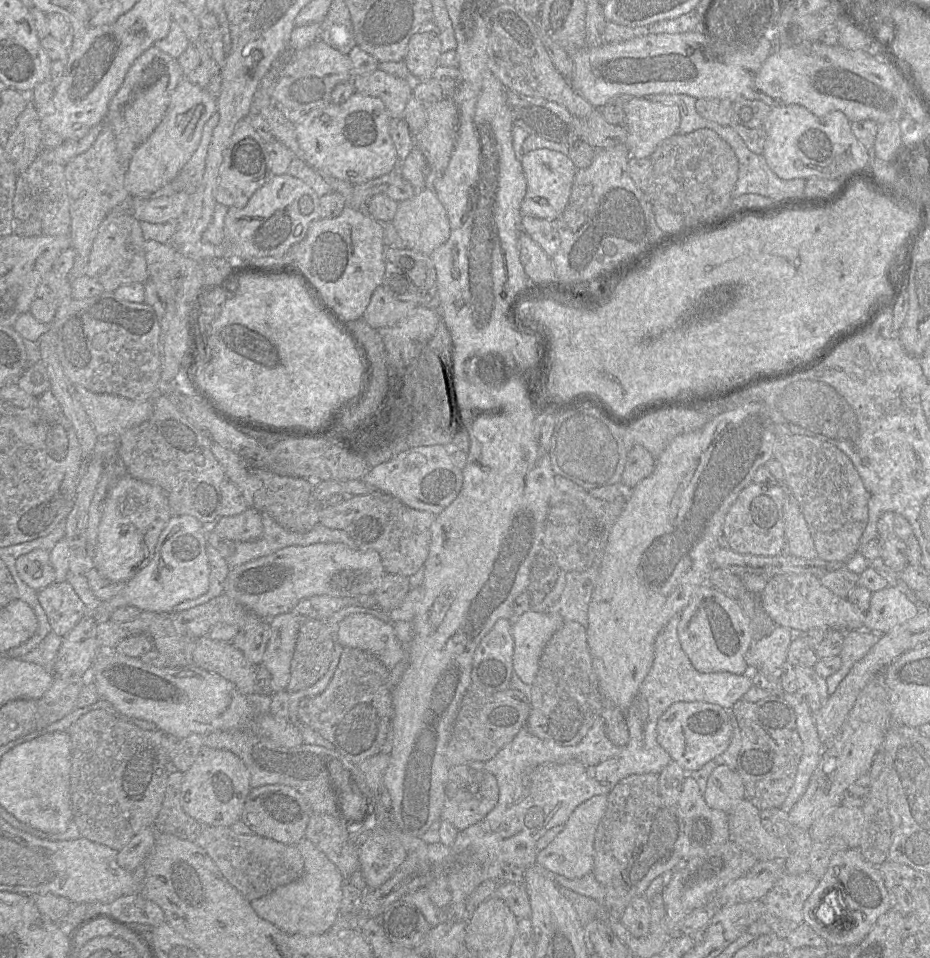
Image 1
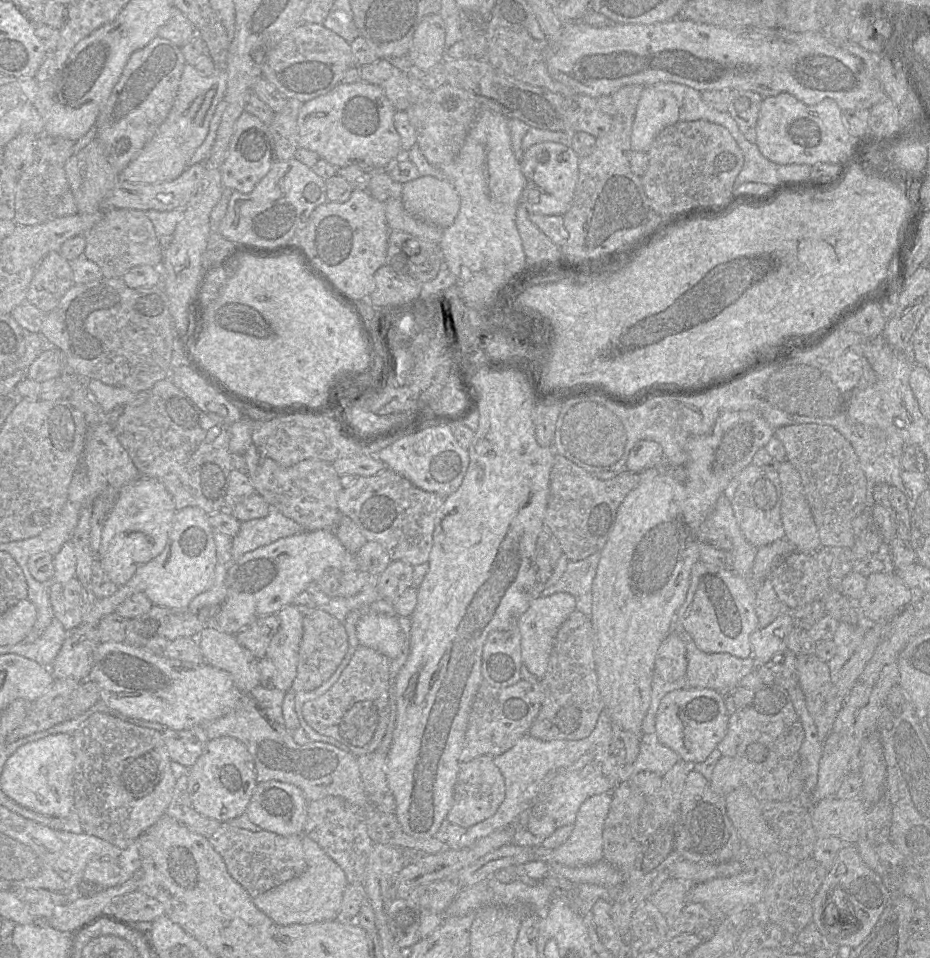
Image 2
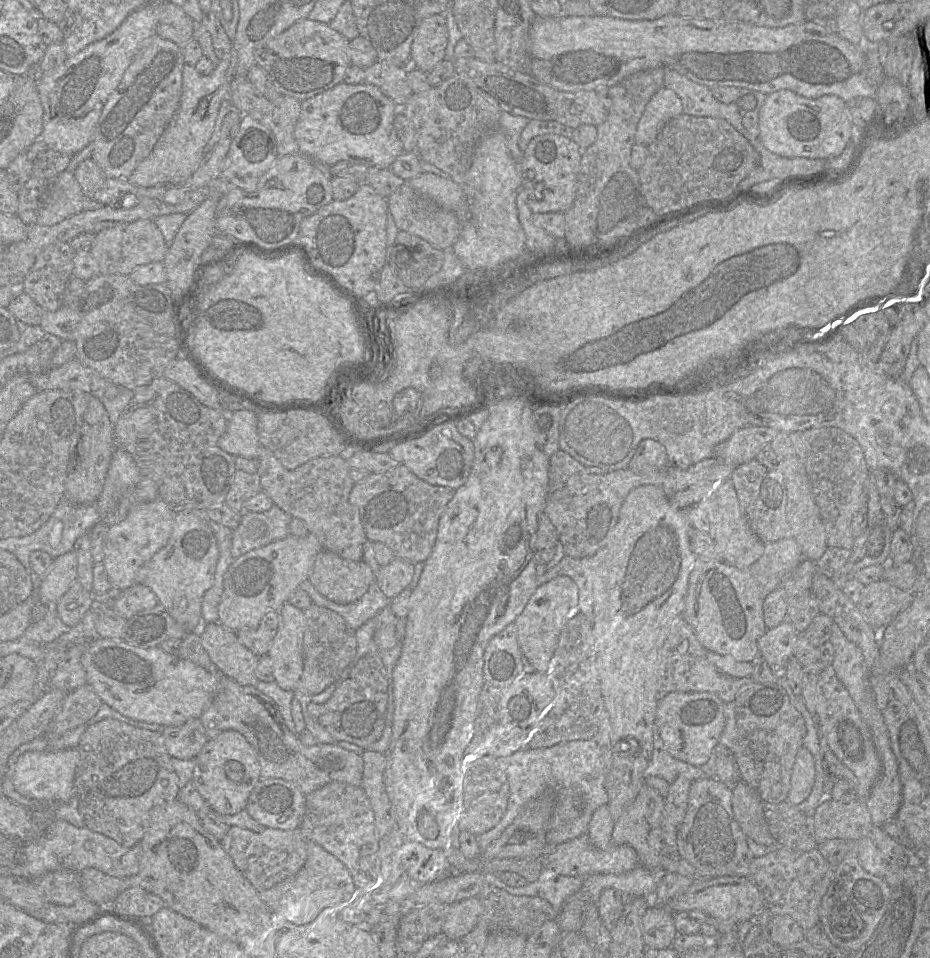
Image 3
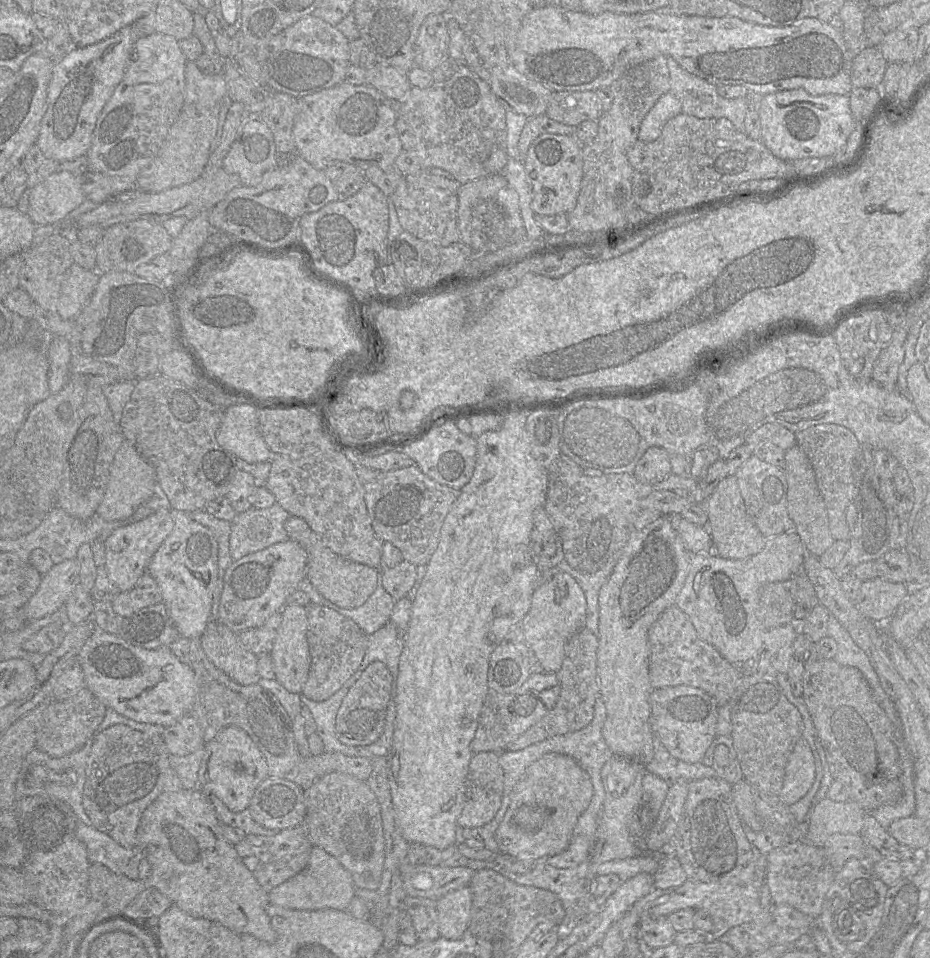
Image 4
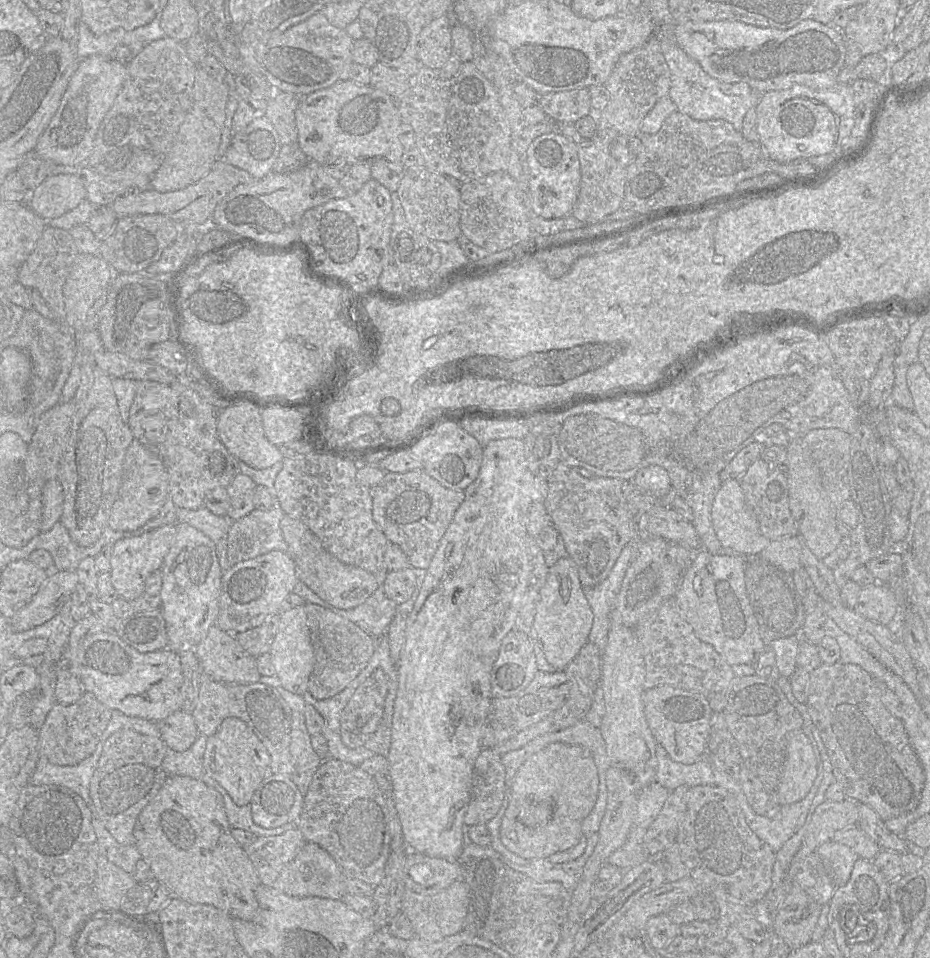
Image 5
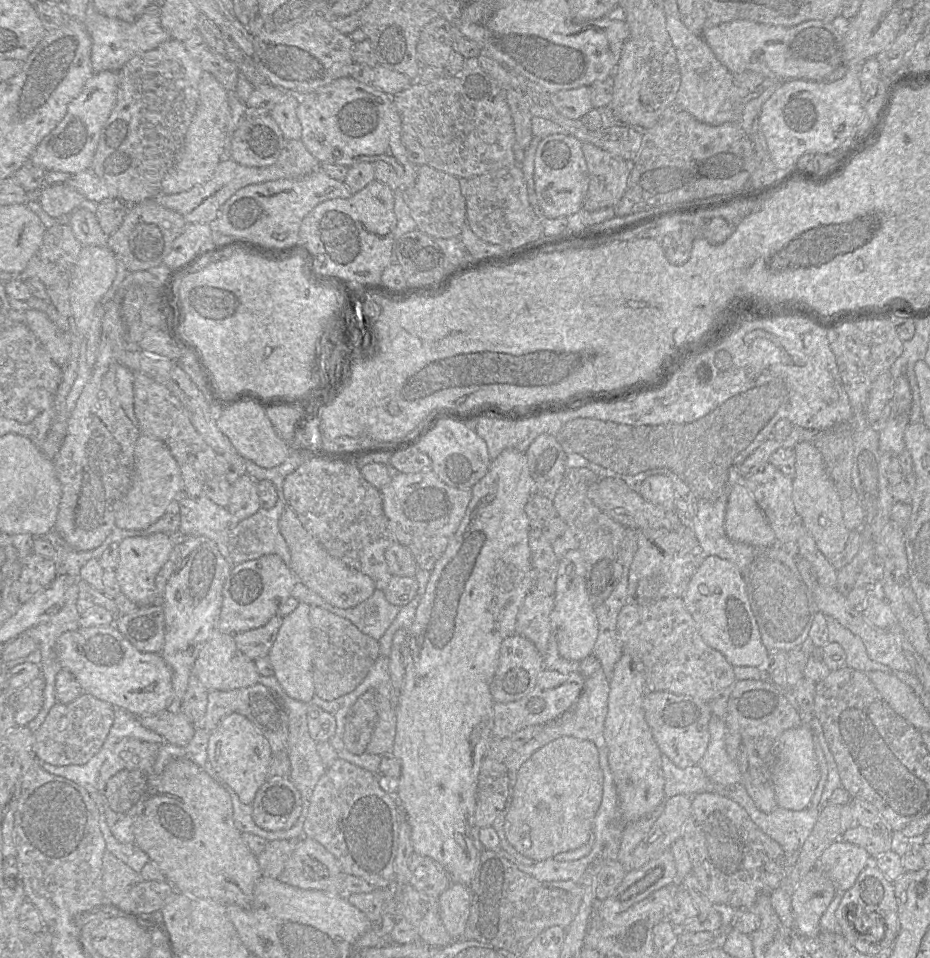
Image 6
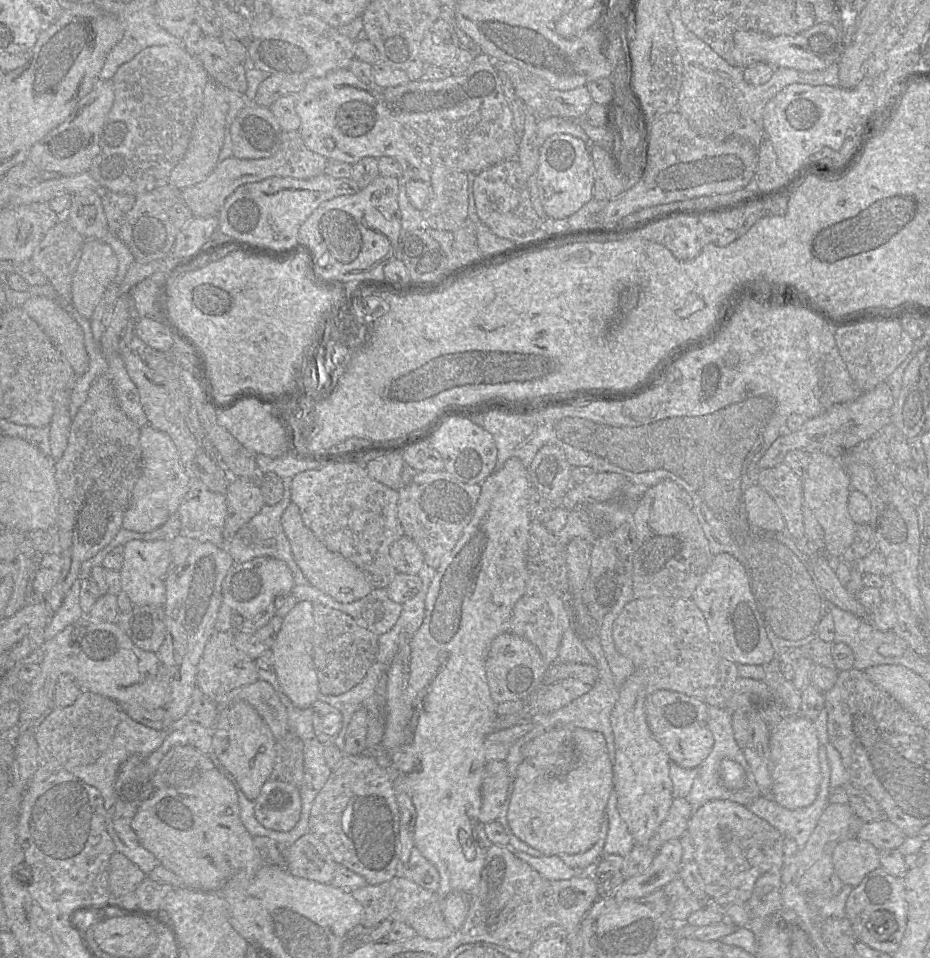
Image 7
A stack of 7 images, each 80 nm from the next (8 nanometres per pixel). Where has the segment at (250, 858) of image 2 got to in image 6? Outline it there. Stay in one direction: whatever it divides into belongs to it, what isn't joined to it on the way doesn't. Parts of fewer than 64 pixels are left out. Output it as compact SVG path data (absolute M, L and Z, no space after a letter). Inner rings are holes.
M300 839L268 841L265 849L257 855L262 876L278 879L299 842Z

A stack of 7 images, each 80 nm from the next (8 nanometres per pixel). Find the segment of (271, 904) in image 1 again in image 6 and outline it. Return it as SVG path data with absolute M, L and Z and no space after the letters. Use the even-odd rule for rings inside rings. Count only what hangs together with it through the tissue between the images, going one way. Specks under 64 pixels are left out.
M303 836L278 879L296 888L340 895L341 874L336 858L320 843Z

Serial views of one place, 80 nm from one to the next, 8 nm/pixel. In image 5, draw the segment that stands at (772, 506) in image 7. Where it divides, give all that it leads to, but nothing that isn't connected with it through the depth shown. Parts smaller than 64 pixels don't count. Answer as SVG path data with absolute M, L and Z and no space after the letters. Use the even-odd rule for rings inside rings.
M738 479L722 482L713 501L711 517L715 534L721 545L737 555L758 556L771 542L761 533L757 519L745 501Z

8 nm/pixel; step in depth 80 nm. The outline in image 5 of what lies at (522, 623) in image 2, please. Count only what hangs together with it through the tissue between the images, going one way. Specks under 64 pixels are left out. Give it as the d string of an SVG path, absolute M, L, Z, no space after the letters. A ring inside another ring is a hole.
M570 557L559 559L550 569L545 584L539 590L539 600L532 627L534 642L542 647L547 662L557 671L564 671L580 649L588 642L593 614L584 595L577 567Z

